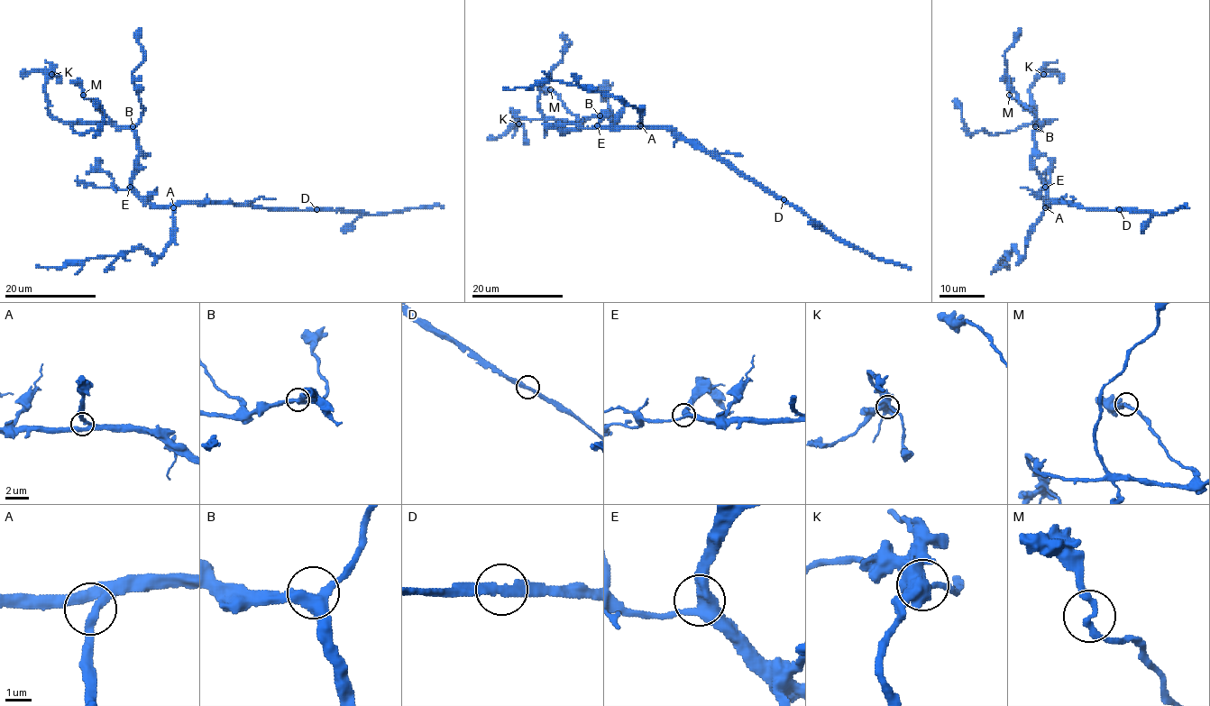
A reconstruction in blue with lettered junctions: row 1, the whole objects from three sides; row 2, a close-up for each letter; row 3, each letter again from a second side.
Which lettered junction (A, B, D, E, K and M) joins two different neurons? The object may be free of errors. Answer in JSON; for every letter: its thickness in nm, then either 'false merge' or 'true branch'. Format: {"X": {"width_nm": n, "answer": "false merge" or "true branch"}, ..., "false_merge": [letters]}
{"A": {"width_nm": 260, "answer": "true branch"}, "B": {"width_nm": 360, "answer": "true branch"}, "D": {"width_nm": 280, "answer": "true branch"}, "E": {"width_nm": 380, "answer": "true branch"}, "K": {"width_nm": 360, "answer": "true branch"}, "M": {"width_nm": 240, "answer": "true branch"}, "false_merge": []}

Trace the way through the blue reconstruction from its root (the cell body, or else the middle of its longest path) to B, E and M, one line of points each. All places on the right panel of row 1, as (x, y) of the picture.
B: (1048, 203), (1048, 190), (1031, 157), (1035, 147), (1035, 126)
E: (1048, 203), (1045, 187)
M: (1048, 203), (1048, 190), (1031, 157), (1035, 147), (1034, 132), (1040, 123), (1009, 95)

